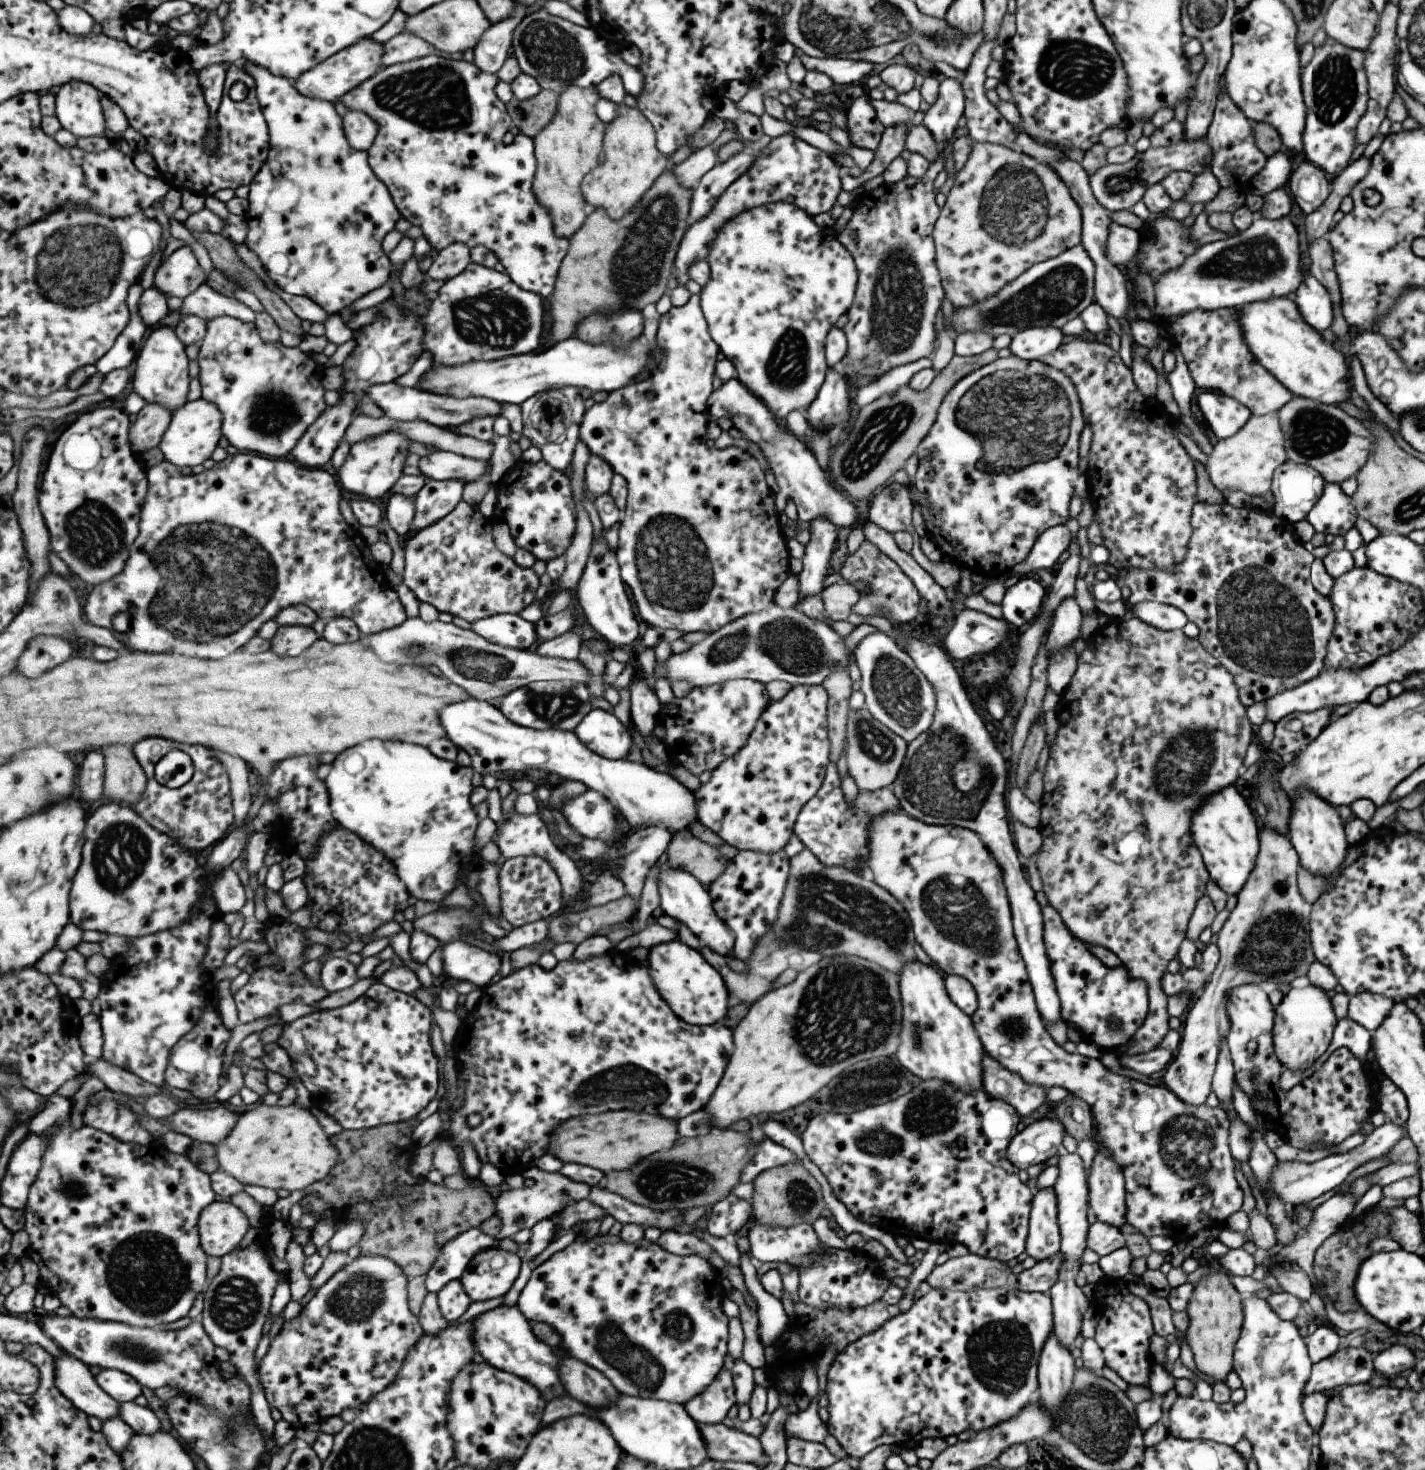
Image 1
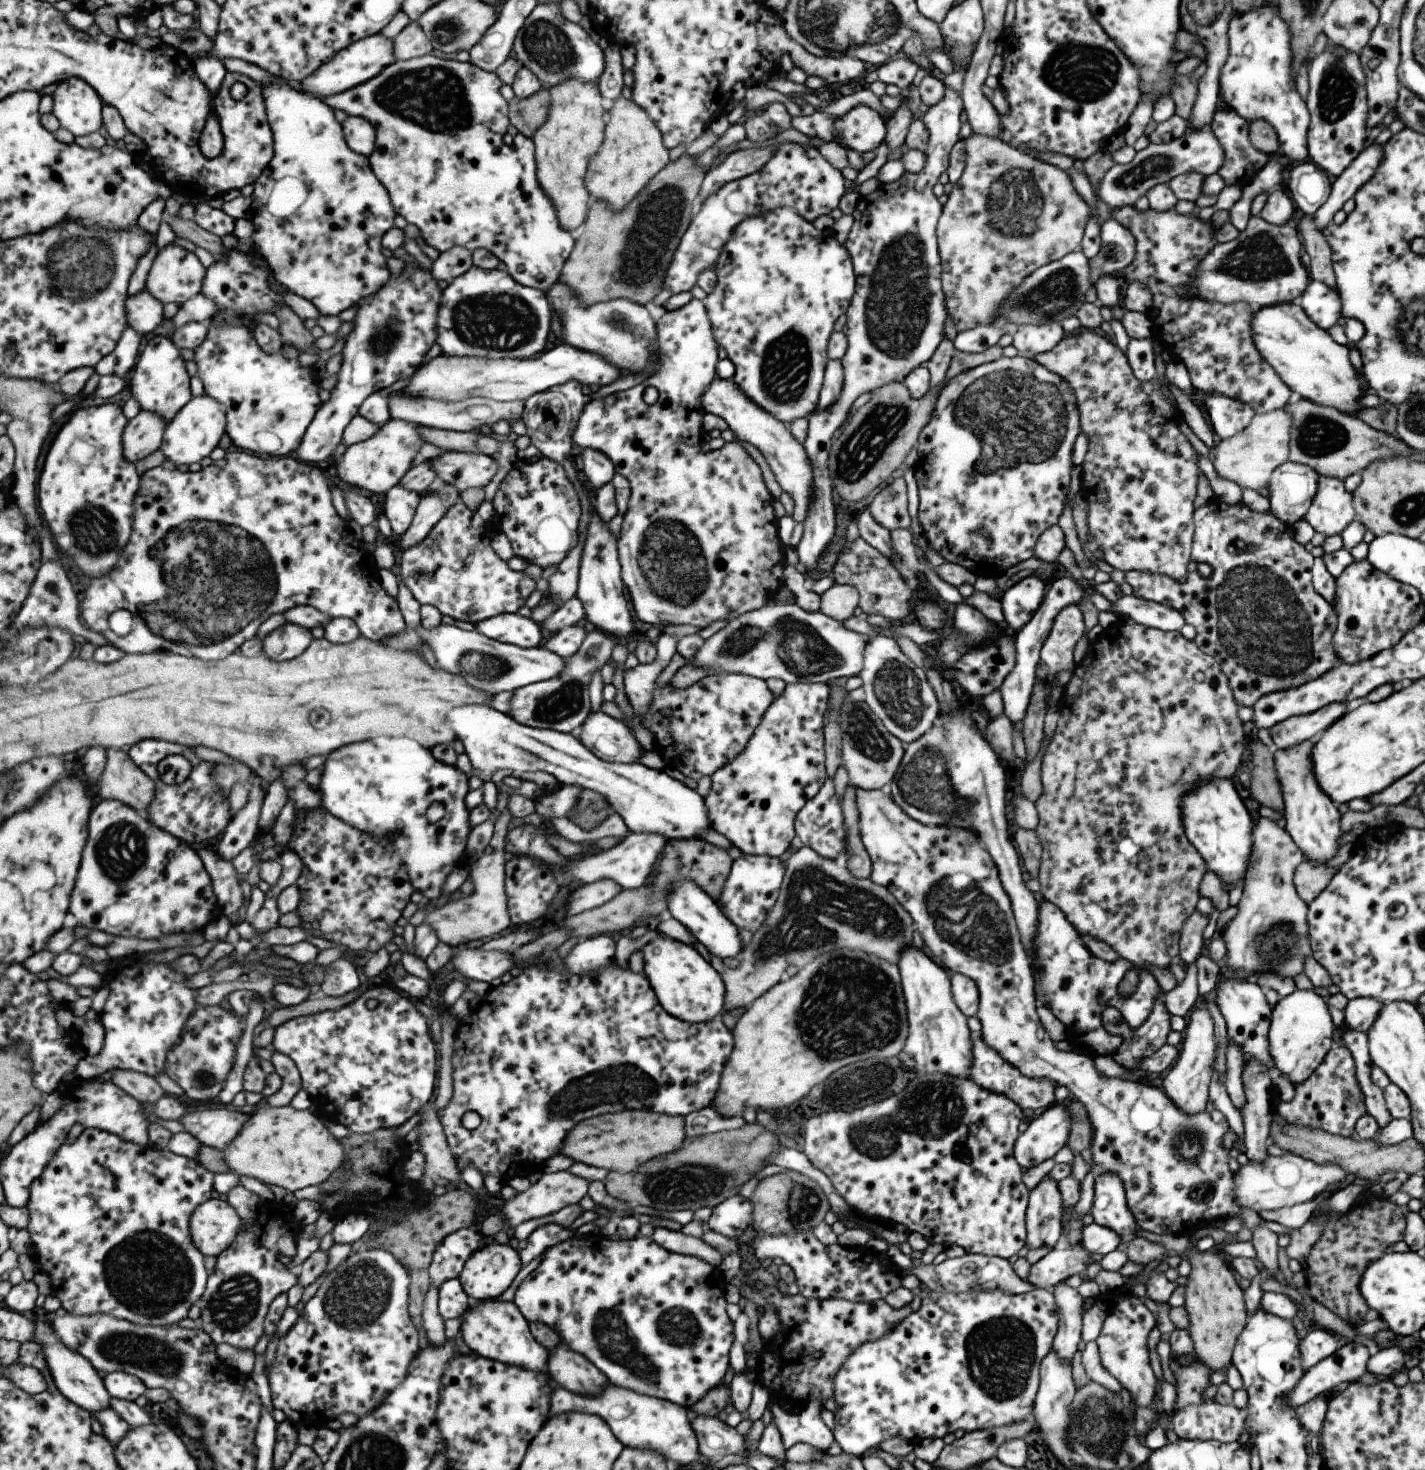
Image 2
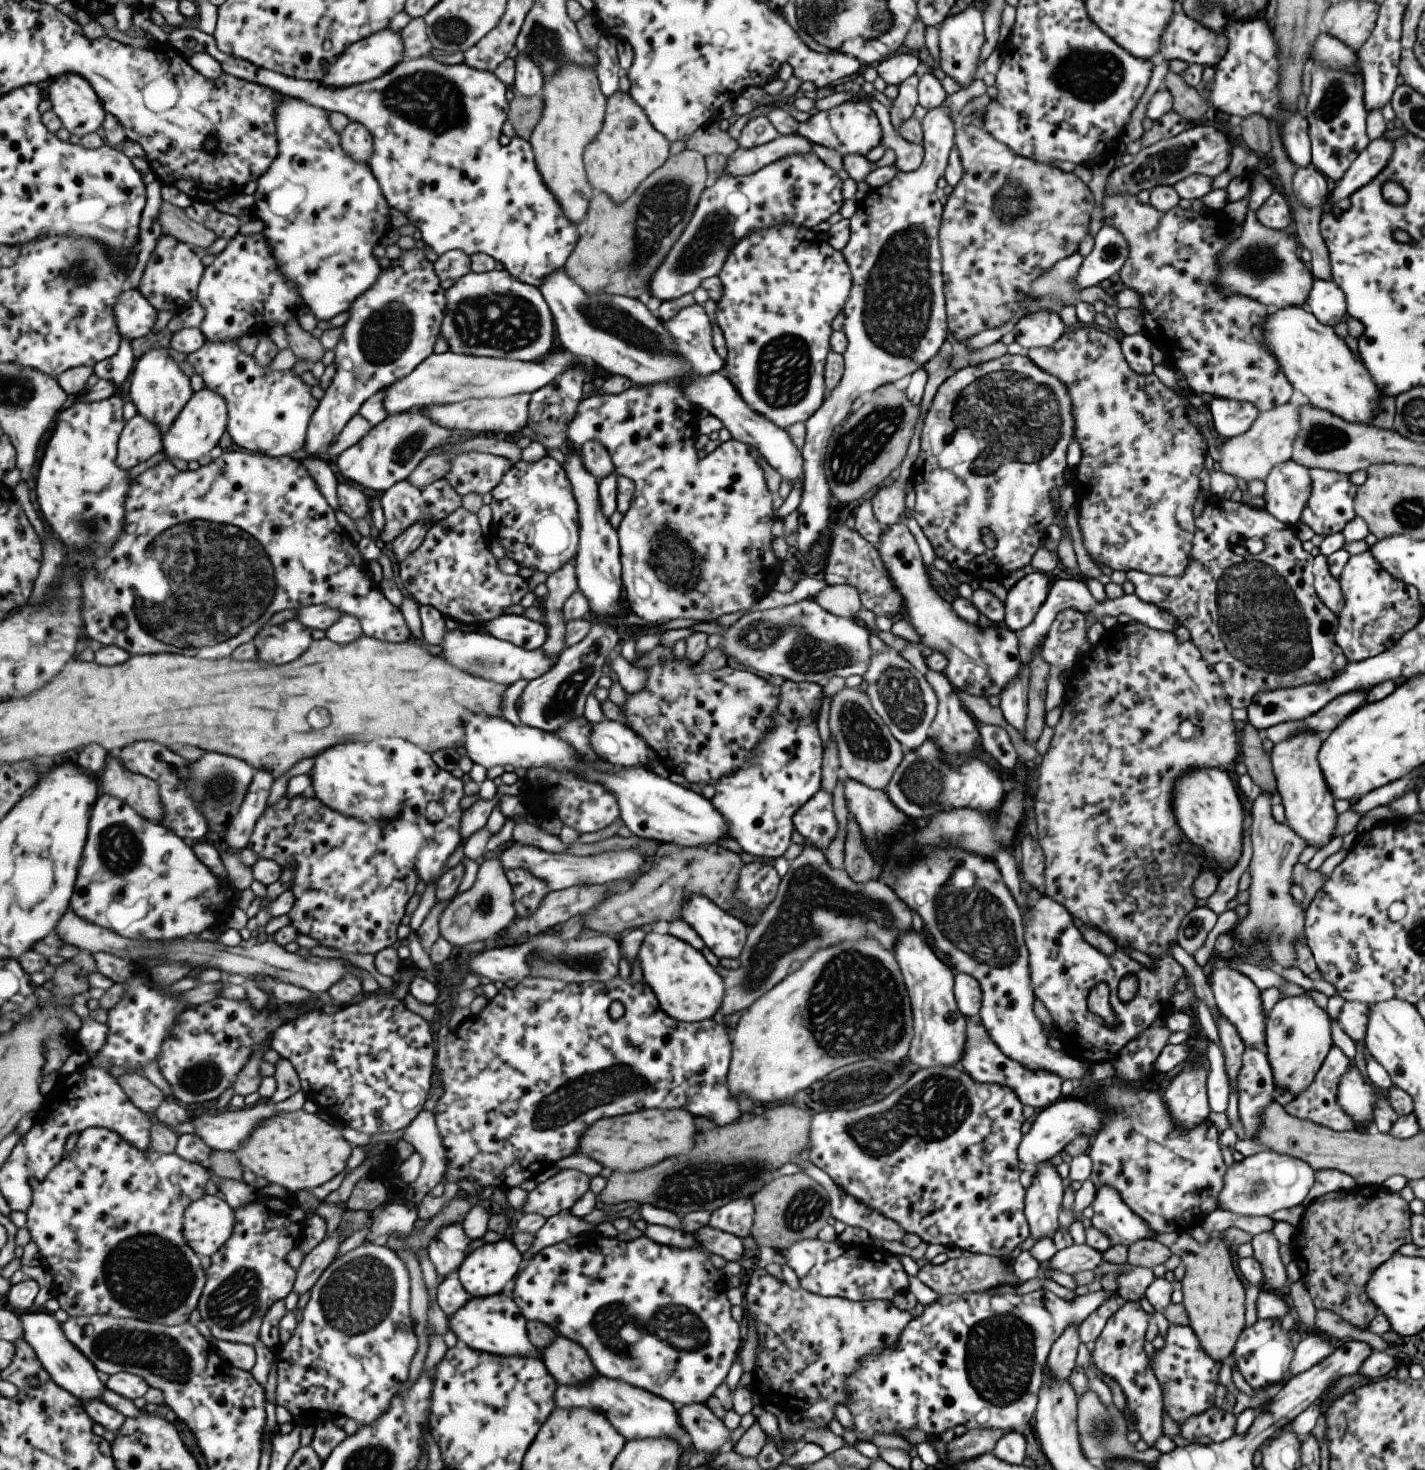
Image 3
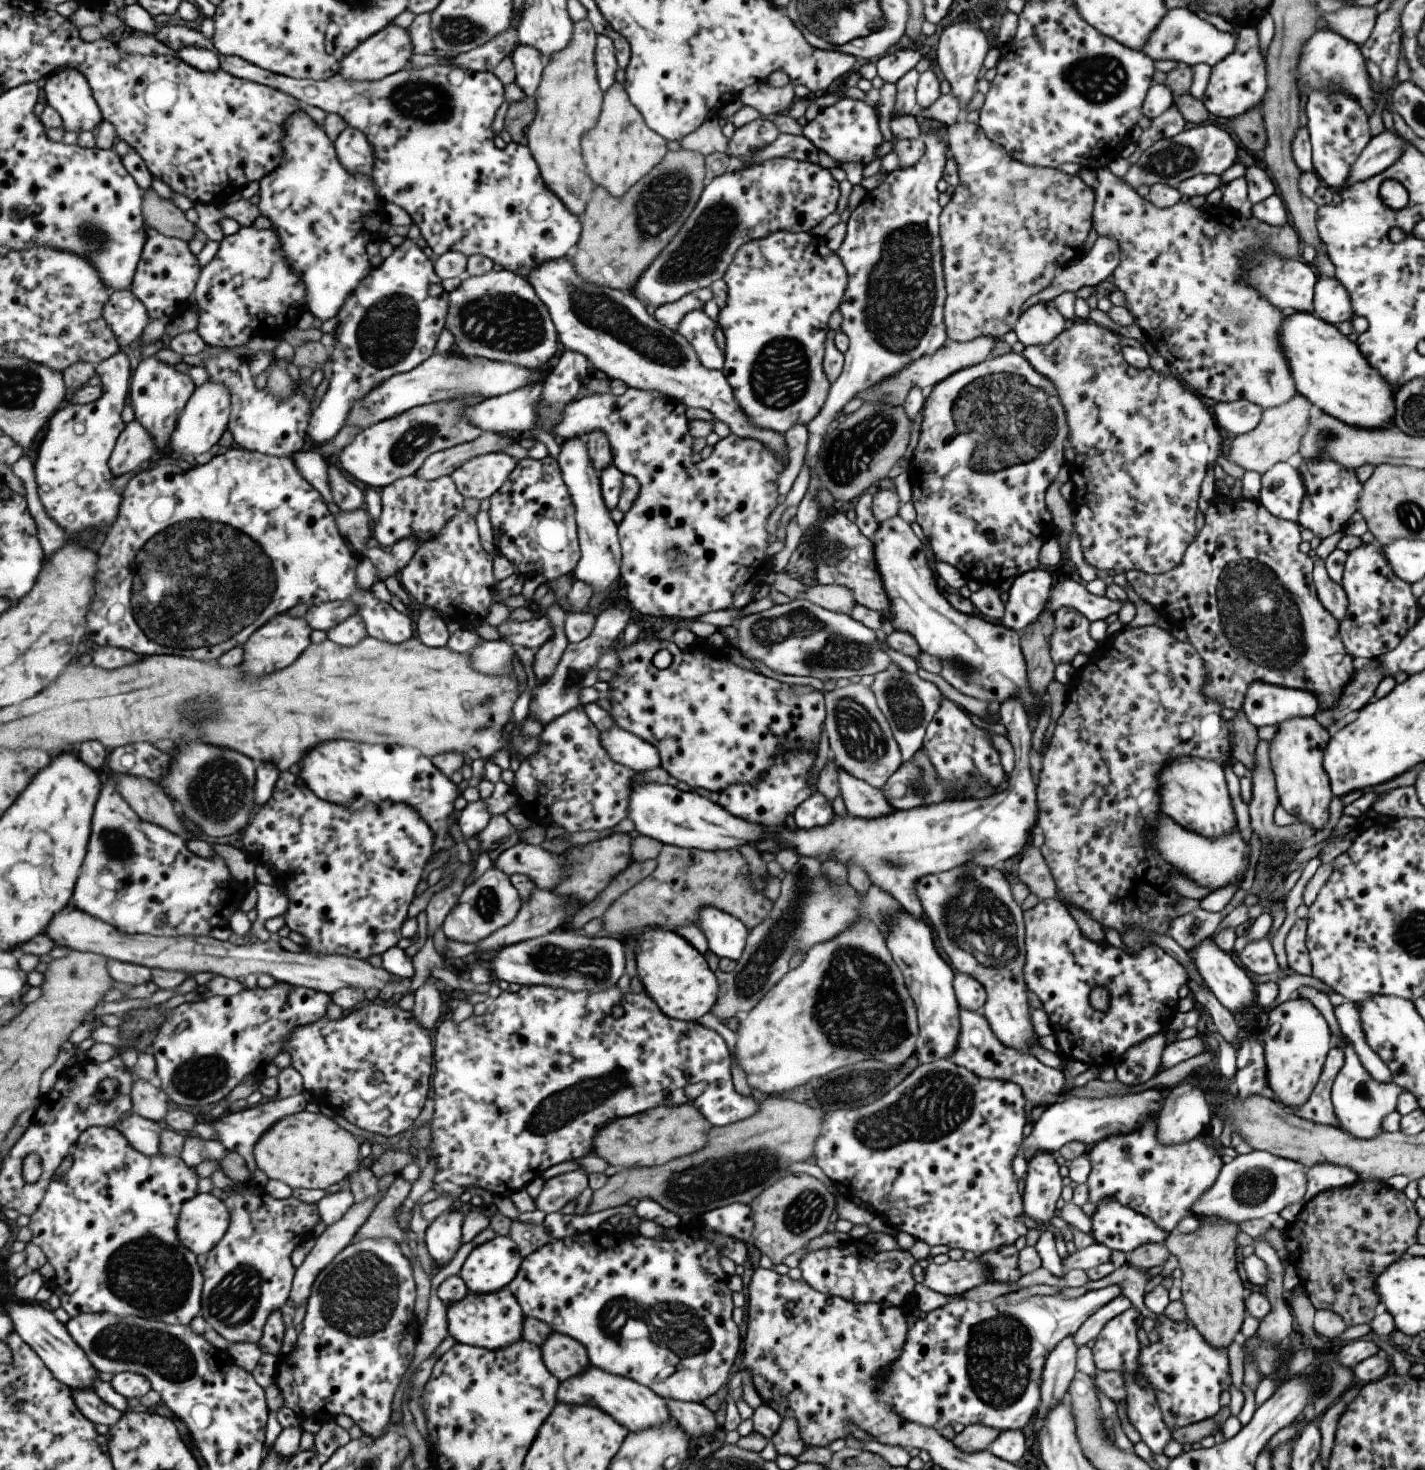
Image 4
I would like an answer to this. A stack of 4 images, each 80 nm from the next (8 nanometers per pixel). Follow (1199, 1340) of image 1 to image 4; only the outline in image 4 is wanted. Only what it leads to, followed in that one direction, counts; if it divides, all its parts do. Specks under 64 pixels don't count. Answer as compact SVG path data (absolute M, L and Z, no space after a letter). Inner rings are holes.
M1200 1218L1194 1232L1168 1234L1164 1240L1165 1248L1178 1260L1181 1270L1179 1299L1186 1318L1204 1341L1215 1348L1227 1348L1232 1340L1239 1338L1239 1327L1247 1315L1244 1307L1246 1291L1237 1274L1235 1260L1235 1236L1239 1230L1238 1224L1223 1219Z

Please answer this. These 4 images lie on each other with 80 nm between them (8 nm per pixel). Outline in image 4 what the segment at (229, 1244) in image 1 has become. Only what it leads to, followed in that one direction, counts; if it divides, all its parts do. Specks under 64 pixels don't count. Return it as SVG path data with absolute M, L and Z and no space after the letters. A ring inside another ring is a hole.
M199 1193L183 1203L178 1235L196 1255L207 1255L226 1236L230 1222L230 1210L225 1202L213 1194Z

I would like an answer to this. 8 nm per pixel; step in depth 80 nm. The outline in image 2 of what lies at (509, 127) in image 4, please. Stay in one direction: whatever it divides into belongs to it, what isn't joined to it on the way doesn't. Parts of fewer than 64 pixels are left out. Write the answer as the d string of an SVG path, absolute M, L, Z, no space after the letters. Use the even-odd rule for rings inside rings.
M547 88L529 98L514 96L510 100L510 121L520 136L533 138L548 119L551 103L552 96Z

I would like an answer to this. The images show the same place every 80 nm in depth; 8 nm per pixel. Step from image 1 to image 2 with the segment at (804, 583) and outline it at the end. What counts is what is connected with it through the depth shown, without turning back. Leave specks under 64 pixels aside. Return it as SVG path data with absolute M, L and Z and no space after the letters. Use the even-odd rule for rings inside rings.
M944 88L944 93L937 104L929 107L922 119L928 136L924 150L925 162L923 168L916 173L905 171L897 180L887 184L879 184L875 194L867 199L858 199L852 212L852 225L843 246L849 255L854 272L854 293L849 306L846 308L845 324L841 332L846 338L846 349L840 358L843 380L833 405L828 409L813 411L807 416L808 427L805 440L802 442L807 458L810 460L810 470L813 471L813 486L810 494L810 504L806 510L806 517L802 520L802 530L793 543L793 549L798 556L801 572L810 584L817 575L815 564L825 546L833 536L835 498L832 482L827 470L828 450L833 432L844 423L852 410L853 400L860 394L871 393L873 389L882 387L891 381L901 382L914 368L926 364L931 358L937 344L943 335L943 322L948 316L944 307L944 294L940 283L940 258L936 243L936 222L941 214L942 205L931 192L937 183L939 174L948 165L951 147L959 139L959 113L962 110L962 100L955 91Z

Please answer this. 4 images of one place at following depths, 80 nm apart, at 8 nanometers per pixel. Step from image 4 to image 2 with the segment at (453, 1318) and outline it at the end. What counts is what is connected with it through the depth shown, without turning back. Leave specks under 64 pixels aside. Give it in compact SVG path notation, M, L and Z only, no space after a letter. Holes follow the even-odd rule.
M489 1299L463 1313L459 1331L471 1352L501 1361L508 1365L517 1365L534 1371L543 1371L549 1375L550 1350L544 1347L531 1332L530 1322L519 1310L514 1300L503 1301Z

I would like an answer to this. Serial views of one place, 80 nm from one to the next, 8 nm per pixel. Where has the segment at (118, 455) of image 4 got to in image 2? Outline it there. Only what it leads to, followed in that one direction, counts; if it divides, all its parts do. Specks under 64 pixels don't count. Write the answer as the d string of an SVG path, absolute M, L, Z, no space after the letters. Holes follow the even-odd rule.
M143 410L130 419L123 435L126 459L137 462L161 449L167 425L164 417Z

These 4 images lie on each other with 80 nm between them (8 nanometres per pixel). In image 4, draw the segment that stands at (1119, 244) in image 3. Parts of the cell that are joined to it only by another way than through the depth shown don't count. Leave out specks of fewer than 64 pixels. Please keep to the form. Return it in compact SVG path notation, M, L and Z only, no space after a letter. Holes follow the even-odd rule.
M1097 237L1089 252L1071 265L1058 268L1053 280L1041 292L1031 295L1020 308L1023 312L1027 307L1039 301L1052 301L1061 292L1073 292L1081 286L1098 288L1101 281L1107 279L1117 266L1119 249L1115 239Z

